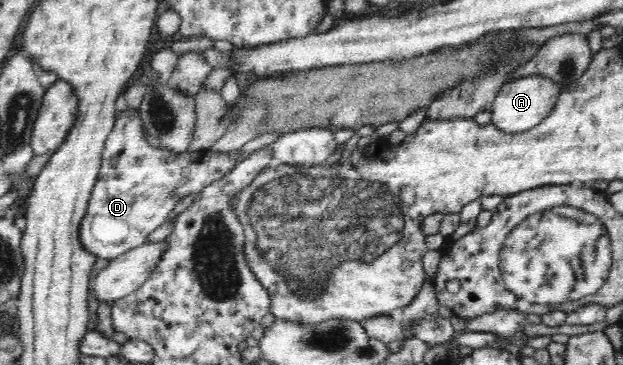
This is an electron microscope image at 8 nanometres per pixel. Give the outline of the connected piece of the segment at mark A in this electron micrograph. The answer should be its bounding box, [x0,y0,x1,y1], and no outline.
[490,75,562,133]

